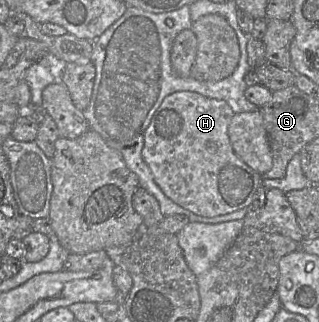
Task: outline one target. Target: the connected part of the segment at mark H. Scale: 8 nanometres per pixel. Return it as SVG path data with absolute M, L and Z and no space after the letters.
M191 91L166 96L144 133L142 158L162 192L174 203L204 217L250 208L262 177L234 152L228 126L235 113L223 100Z

